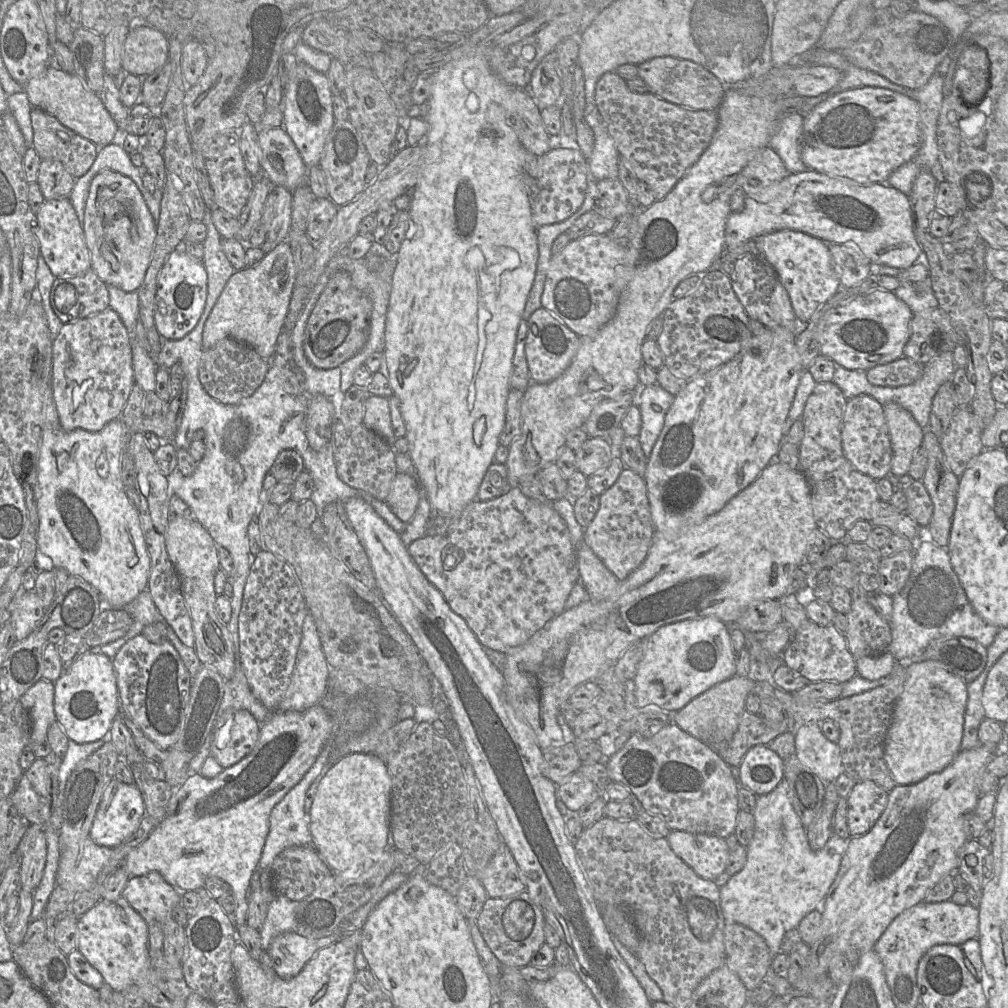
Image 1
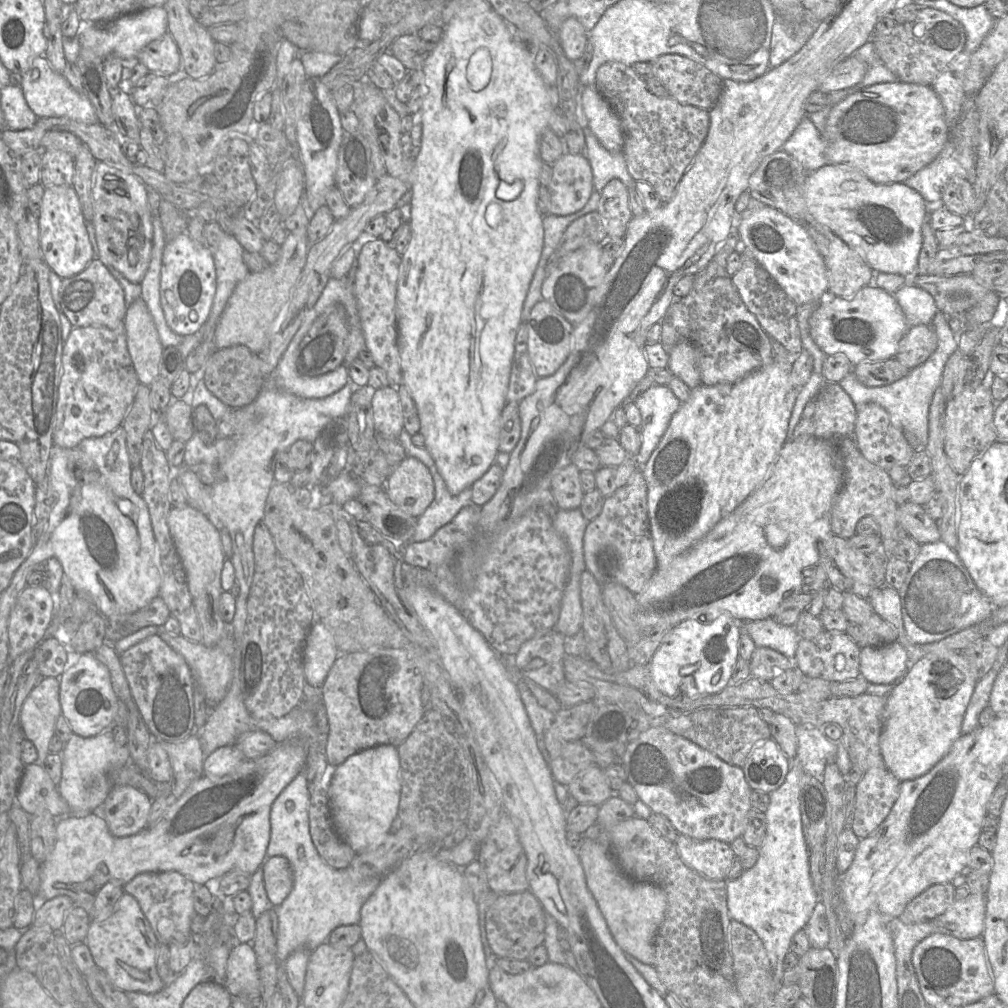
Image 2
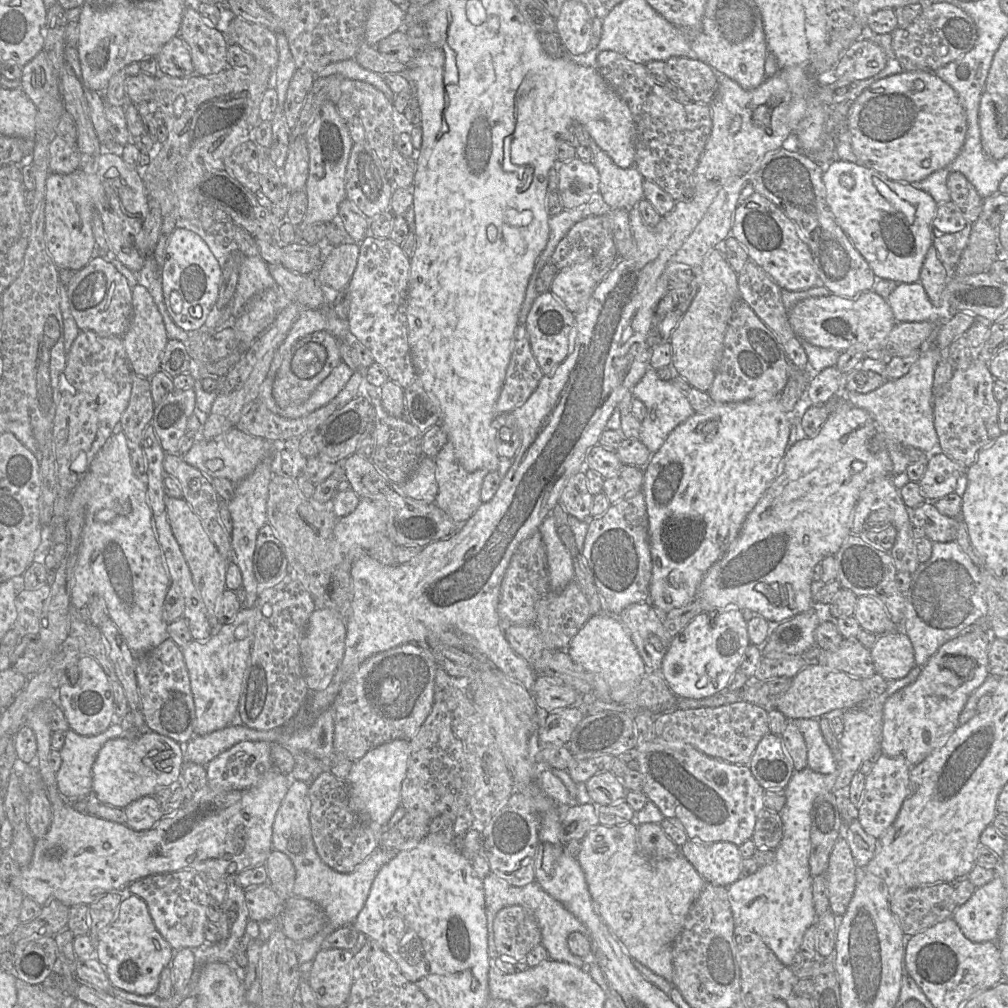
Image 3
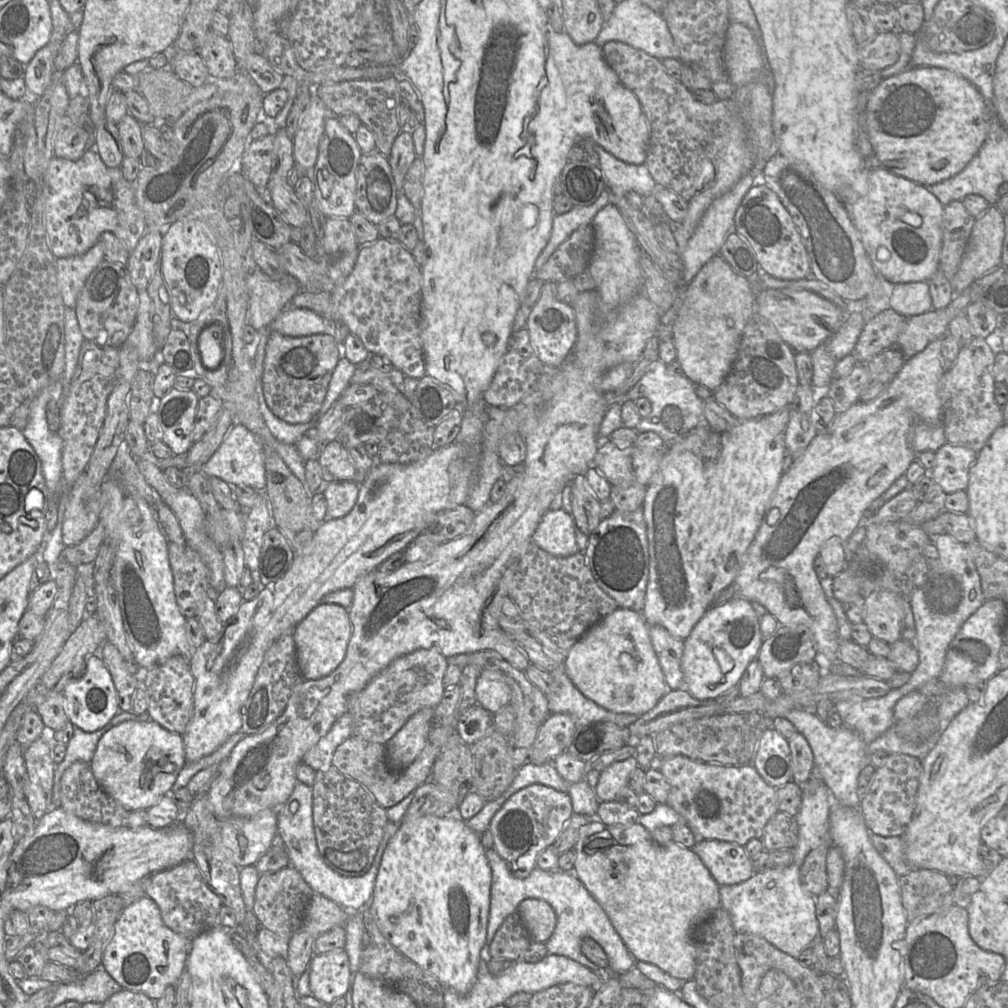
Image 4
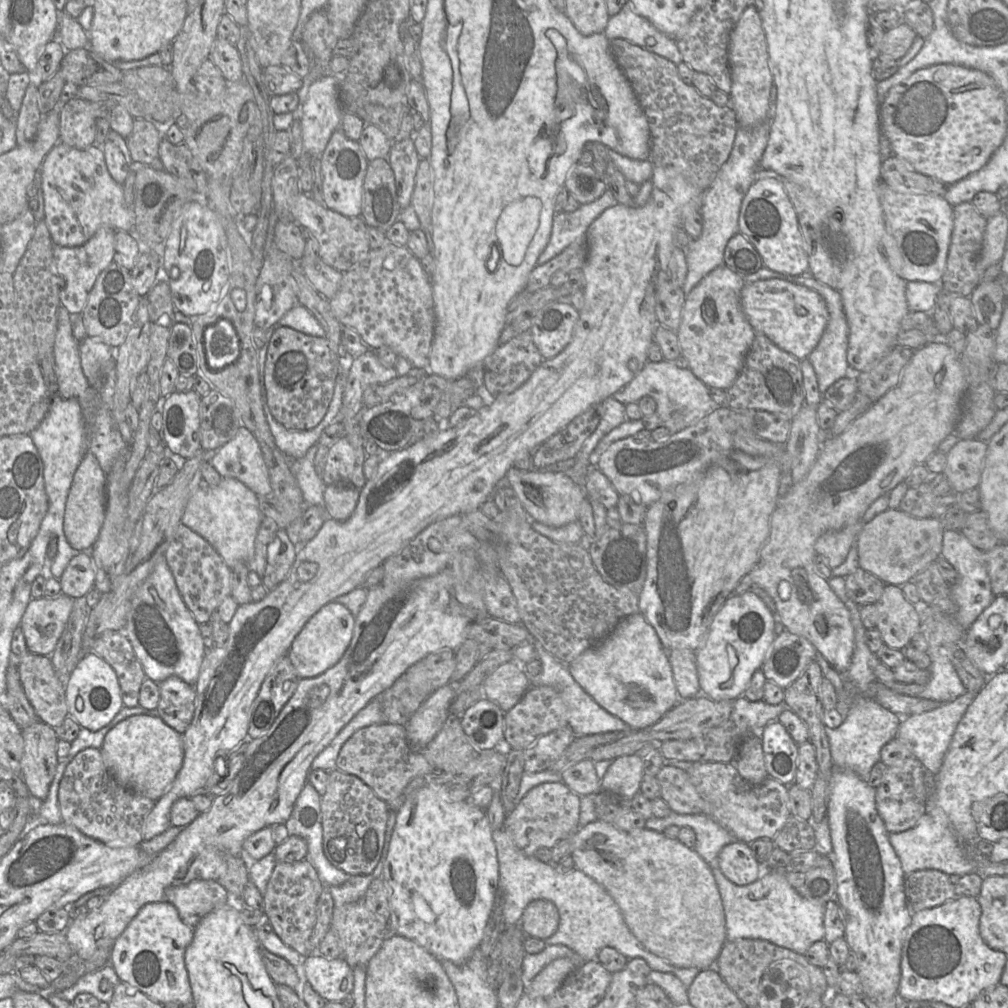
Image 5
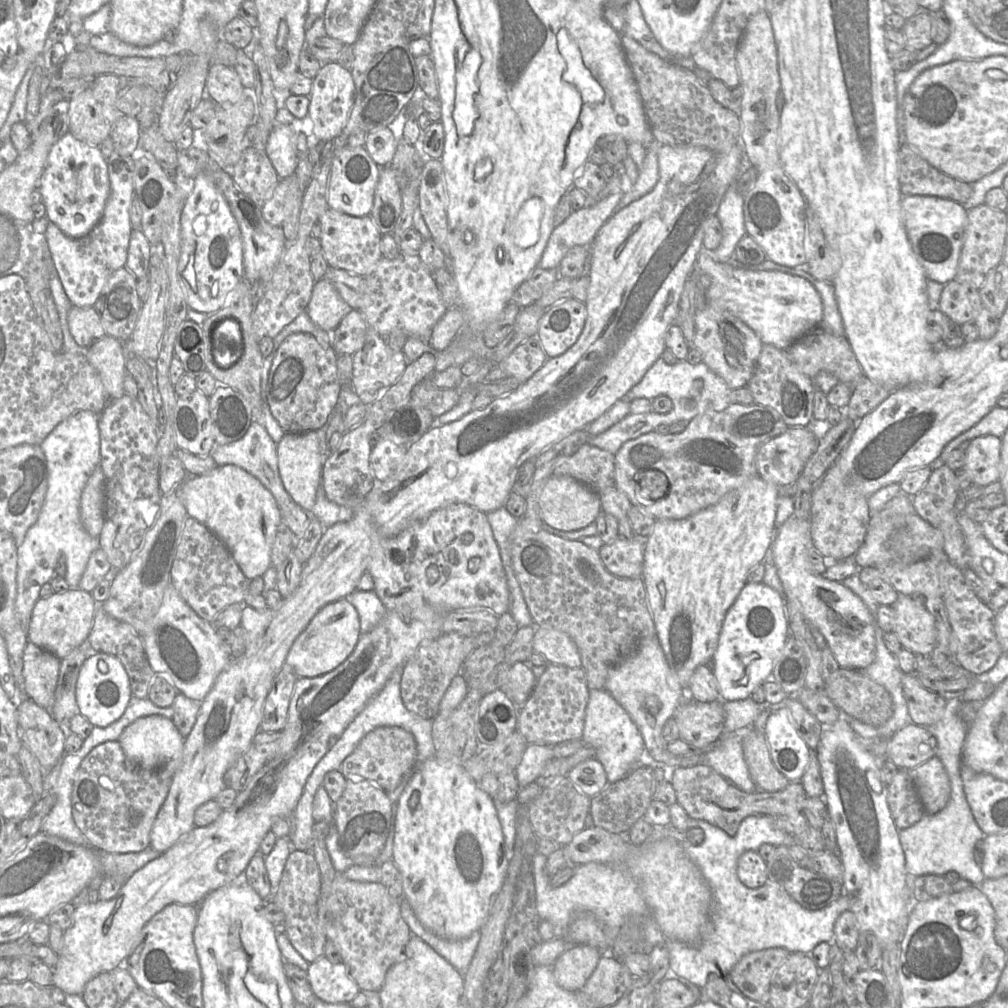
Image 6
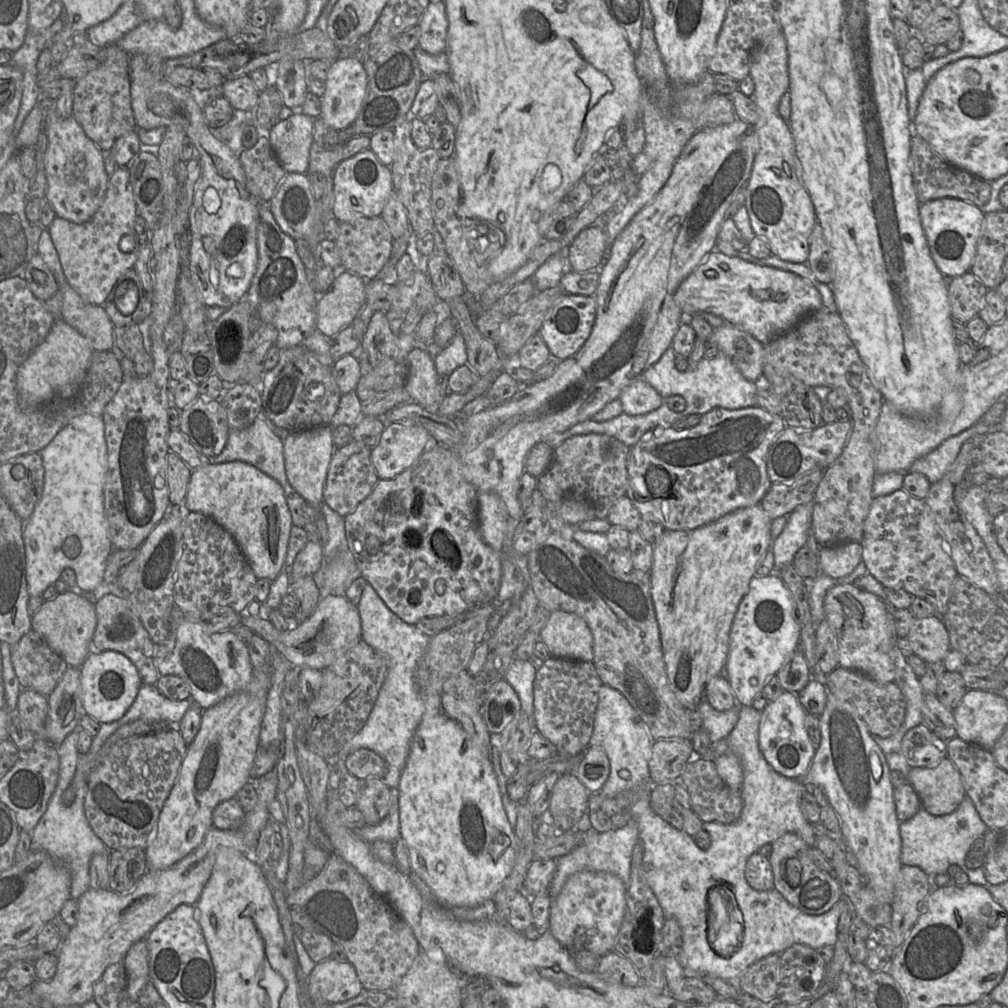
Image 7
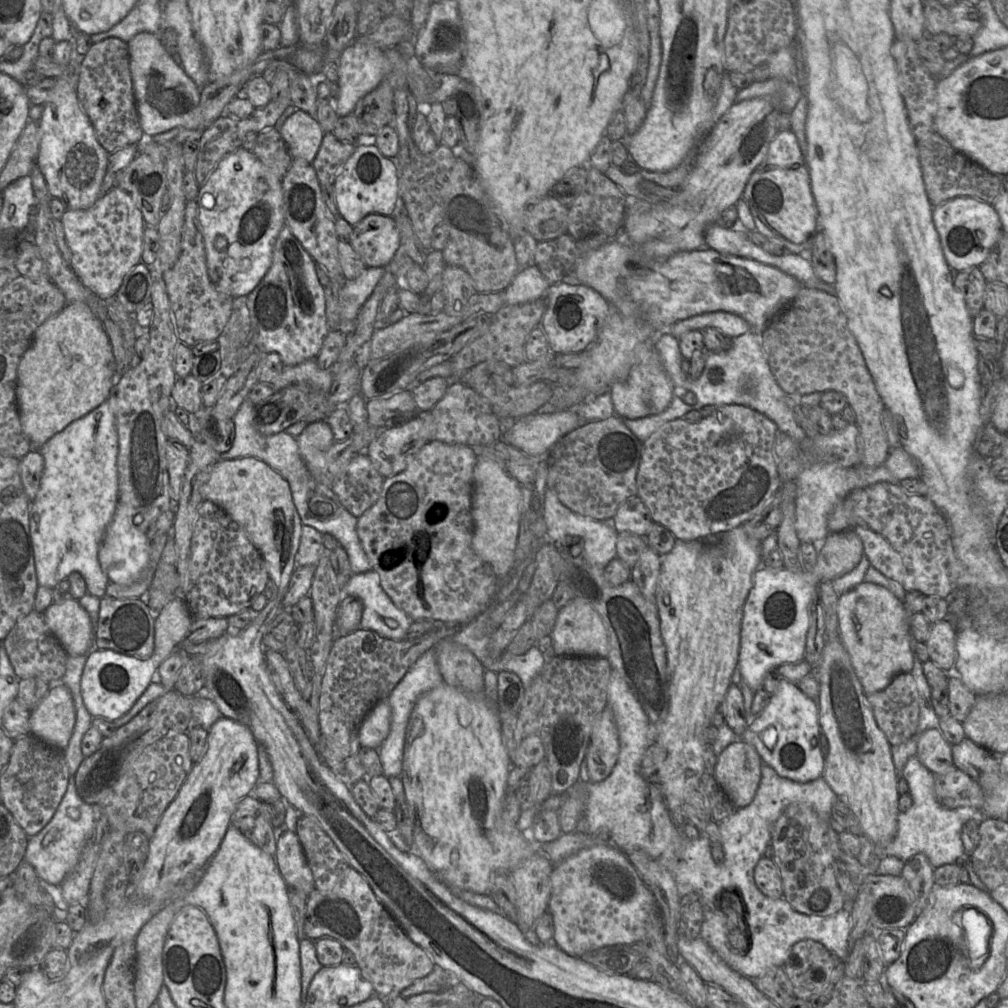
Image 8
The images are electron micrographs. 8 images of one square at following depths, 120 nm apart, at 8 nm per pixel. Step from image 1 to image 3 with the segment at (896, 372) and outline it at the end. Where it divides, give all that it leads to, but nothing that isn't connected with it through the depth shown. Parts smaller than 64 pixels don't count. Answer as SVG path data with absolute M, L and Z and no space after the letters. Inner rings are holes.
M865 358L847 373L845 389L865 394L884 385L888 381L887 362L889 361Z

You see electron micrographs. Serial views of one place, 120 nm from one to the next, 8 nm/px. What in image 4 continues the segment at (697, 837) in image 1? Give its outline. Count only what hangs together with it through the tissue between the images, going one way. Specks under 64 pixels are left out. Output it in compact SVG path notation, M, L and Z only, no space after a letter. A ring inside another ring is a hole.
M698 840L691 848L719 886L742 883L755 871L744 846L721 840Z

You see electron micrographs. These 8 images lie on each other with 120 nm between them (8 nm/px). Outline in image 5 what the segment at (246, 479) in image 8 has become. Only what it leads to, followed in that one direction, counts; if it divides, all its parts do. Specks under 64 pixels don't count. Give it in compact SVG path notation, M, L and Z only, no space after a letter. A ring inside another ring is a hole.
M222 478L215 487L198 488L186 504L181 524L202 536L231 568L237 563L248 563L253 557L255 538L264 517L257 494L234 478Z

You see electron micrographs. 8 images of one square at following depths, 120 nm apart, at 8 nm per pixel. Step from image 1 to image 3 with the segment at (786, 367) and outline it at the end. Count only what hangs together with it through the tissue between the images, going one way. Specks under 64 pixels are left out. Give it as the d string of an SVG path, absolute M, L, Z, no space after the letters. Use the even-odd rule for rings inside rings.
M779 399L714 403L678 425L643 467L652 558L649 601L661 614L667 614L696 597L706 572L727 551L747 515L778 475L790 431L791 414L784 411Z

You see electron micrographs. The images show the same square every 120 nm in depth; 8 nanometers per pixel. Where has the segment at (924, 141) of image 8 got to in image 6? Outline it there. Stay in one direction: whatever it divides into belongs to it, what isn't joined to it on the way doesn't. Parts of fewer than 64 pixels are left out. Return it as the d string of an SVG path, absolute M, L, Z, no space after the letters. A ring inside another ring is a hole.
M907 142L898 151L898 179L902 195L930 195L960 204L972 194L972 183L953 178L931 164Z

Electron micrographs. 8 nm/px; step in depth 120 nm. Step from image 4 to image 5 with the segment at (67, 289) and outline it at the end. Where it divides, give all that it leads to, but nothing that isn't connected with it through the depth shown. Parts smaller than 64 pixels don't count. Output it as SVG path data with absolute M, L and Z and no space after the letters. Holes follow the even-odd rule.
M102 227L81 246L53 246L53 262L59 275L60 304L71 315L81 315L97 277L113 262L115 234L112 228Z

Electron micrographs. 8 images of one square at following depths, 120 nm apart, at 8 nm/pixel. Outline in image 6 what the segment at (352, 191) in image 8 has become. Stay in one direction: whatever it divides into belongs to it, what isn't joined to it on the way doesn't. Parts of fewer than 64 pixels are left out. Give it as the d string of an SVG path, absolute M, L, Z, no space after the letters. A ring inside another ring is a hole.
M347 145L337 150L332 160L328 186L327 203L329 208L356 217L369 215L373 206L380 168L364 146L352 148Z

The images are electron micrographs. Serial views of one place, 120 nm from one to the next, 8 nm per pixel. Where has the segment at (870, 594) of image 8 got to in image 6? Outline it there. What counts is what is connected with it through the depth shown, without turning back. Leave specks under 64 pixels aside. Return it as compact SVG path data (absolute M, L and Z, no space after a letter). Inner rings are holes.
M790 517L777 530L771 544L773 561L784 588L785 597L796 600L809 625L815 626L825 638L826 644L833 653L839 667L863 671L875 658L875 634L877 625L875 615L868 609L860 597L842 584L815 573L807 560L807 552L812 545L810 519Z

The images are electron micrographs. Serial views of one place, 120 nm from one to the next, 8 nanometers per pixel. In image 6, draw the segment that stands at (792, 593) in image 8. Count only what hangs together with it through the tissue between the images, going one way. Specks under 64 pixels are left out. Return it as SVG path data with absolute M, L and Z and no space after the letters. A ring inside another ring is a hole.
M746 583L729 608L710 666L720 689L720 700L749 698L753 690L770 679L774 665L790 635L783 597L761 583Z

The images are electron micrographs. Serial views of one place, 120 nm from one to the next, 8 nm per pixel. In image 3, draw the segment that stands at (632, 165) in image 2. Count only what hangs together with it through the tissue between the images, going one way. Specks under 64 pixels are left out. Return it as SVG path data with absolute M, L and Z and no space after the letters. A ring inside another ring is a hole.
M599 53L596 68L607 84L627 103L635 123L635 165L646 180L651 180L675 201L688 200L693 194L692 176L712 130L710 104L682 103L672 98L663 84L657 82L645 64L636 63L620 53Z

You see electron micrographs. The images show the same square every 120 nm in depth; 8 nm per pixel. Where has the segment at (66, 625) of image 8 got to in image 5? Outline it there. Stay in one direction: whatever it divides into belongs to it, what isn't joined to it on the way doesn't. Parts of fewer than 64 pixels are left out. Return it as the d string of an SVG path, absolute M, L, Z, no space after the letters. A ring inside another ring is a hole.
M59 594L31 599L20 622L29 652L50 656L66 626L74 599Z

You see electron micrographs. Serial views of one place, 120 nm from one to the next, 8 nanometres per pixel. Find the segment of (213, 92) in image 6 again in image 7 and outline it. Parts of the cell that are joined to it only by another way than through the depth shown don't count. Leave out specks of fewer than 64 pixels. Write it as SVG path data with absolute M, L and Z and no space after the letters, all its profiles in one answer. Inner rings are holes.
M249 75L225 81L221 85L222 96L235 110L253 111L257 105L260 91Z

